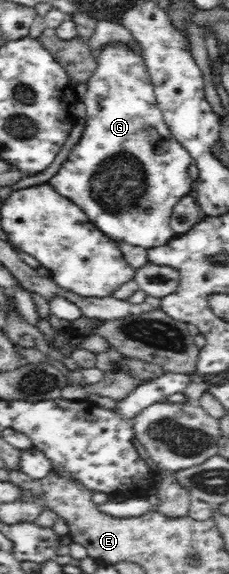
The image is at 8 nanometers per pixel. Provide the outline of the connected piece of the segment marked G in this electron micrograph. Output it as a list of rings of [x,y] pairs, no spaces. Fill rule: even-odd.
[[[112,42],[105,44],[101,48],[97,58],[96,72],[94,72],[94,76],[88,80],[87,86],[88,88],[86,88],[85,99],[83,101],[86,106],[83,133],[79,141],[68,153],[66,161],[63,162],[58,172],[47,181],[47,184],[55,188],[56,193],[74,201],[74,204],[77,204],[85,212],[88,221],[92,222],[112,240],[122,240],[122,242],[126,242],[126,244],[142,246],[142,248],[145,249],[164,246],[176,236],[169,224],[171,222],[174,206],[176,206],[176,203],[182,196],[193,194],[194,181],[190,179],[188,175],[188,168],[190,168],[190,164],[192,164],[194,160],[192,160],[190,153],[174,138],[166,121],[164,121],[164,117],[162,116],[163,112],[157,105],[157,96],[154,92],[154,86],[152,85],[148,68],[142,55],[134,53],[132,49],[128,49],[123,43]]]

